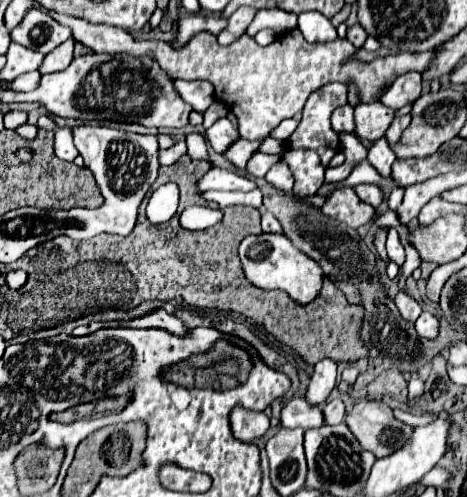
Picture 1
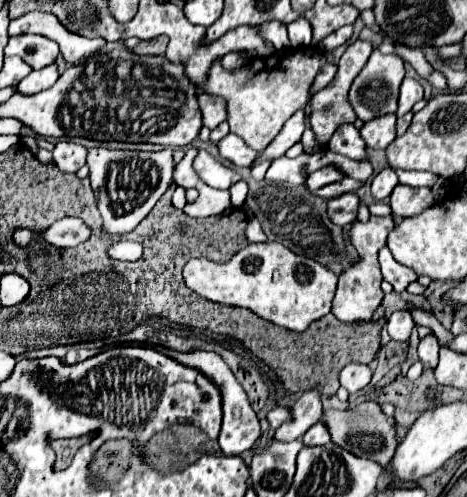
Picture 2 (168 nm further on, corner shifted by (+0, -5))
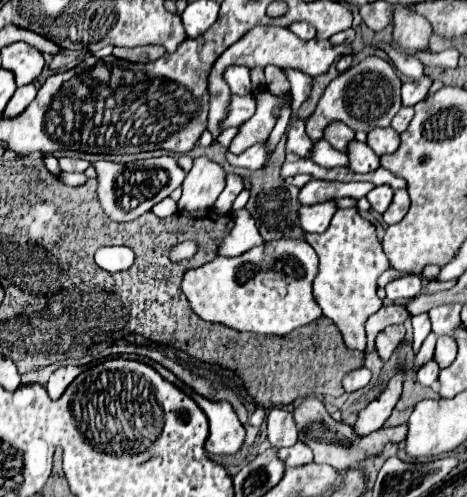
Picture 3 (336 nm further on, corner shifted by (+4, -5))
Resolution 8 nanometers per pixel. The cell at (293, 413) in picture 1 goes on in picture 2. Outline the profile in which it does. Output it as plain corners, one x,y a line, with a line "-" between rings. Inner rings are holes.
282,406
272,408
272,410
266,414
266,420
268,420
270,428
278,428
284,420
288,420
288,412
290,412
290,408
282,408

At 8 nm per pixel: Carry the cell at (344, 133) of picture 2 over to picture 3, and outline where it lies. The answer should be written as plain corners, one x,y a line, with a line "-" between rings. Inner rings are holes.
358,140
348,142
346,156
352,172
372,172
380,166
380,156
376,156
372,148
368,148
364,142
358,142

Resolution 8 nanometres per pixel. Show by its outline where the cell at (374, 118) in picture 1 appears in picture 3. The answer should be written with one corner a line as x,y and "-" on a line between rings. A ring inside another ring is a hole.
388,126
388,128
374,128
372,132
368,132
366,144
368,144
378,156
382,156
382,154
390,154
390,152
398,150
398,146
400,146
400,136
398,136
398,132
396,132
392,126

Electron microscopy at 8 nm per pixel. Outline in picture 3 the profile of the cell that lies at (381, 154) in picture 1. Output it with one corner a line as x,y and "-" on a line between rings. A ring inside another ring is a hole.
380,184
380,186
374,186
372,188
372,192
368,192
368,200
370,200
370,204
372,204
372,208
376,210
376,212
386,212
386,208
390,206
390,202
392,202
392,188
388,186
388,184

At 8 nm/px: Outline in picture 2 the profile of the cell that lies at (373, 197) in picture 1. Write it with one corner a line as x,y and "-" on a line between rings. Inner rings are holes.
344,194
326,202
326,216
336,226
352,224
352,220
356,220
356,210
358,210
356,194

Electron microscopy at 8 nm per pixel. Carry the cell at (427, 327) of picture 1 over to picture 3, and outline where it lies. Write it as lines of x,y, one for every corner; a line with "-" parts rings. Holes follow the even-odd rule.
432,358
432,360
428,360
424,366
420,366
420,370
418,370
418,382
422,384
422,386
432,386
434,382
436,382
436,378
438,378
438,362

